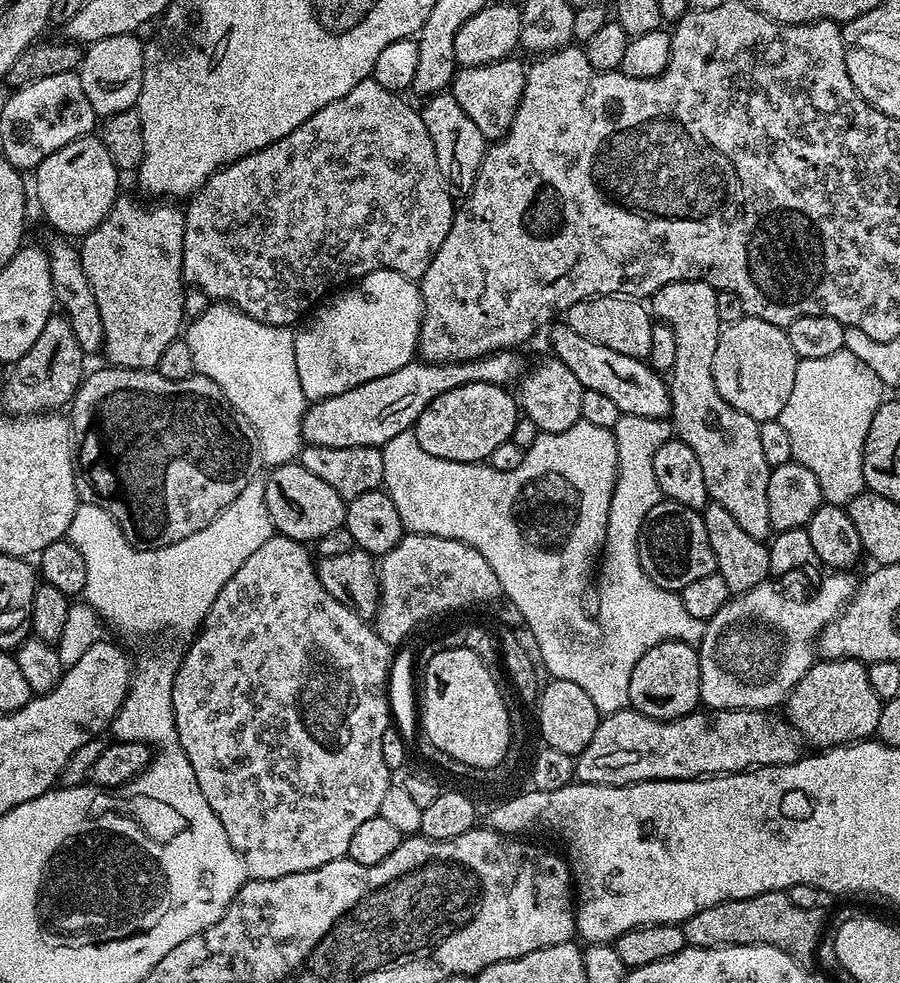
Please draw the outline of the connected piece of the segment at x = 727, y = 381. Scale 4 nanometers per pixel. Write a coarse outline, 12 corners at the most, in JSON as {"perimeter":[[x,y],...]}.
{"perimeter":[[744,315],[720,329],[714,386],[779,420],[797,363],[785,329]]}

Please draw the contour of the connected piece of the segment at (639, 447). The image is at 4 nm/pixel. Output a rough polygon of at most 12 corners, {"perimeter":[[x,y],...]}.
{"perimeter":[[622,414],[609,529],[638,530],[662,499],[654,454],[667,419]]}

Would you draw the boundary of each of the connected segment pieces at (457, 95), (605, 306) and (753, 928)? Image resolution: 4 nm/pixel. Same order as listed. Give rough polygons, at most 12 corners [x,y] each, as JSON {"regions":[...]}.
{"regions":[[[516,58],[463,69],[450,94],[495,142],[525,86]],[[591,296],[562,320],[598,346],[644,360],[654,317],[631,296]],[[787,891],[718,902],[685,920],[685,945],[773,944],[815,957],[825,913]]]}

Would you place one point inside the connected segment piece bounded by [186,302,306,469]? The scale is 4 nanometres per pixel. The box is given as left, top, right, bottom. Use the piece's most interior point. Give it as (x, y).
(253, 363)

